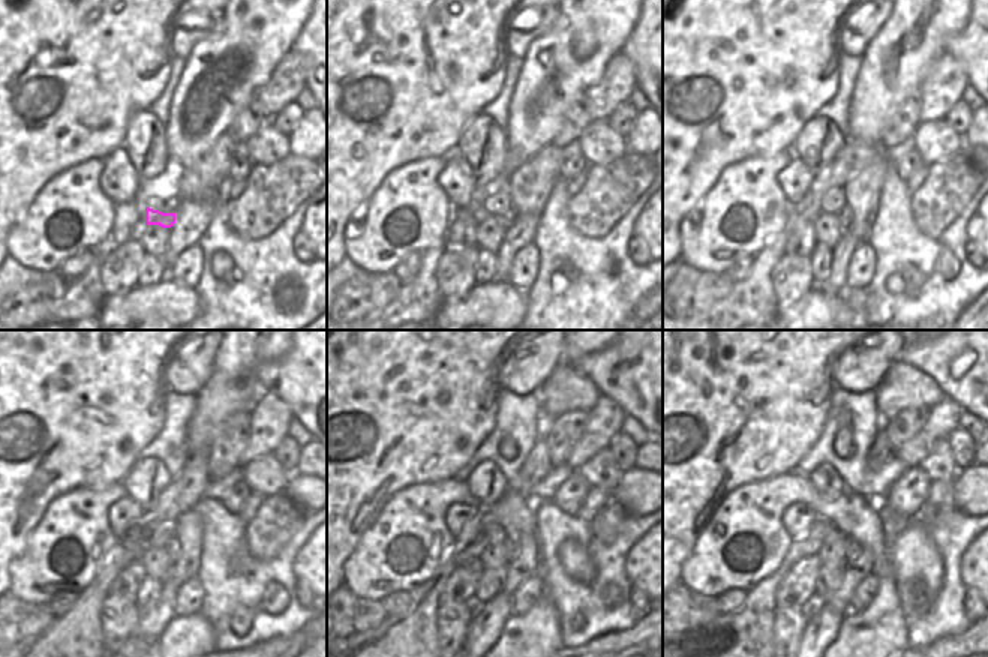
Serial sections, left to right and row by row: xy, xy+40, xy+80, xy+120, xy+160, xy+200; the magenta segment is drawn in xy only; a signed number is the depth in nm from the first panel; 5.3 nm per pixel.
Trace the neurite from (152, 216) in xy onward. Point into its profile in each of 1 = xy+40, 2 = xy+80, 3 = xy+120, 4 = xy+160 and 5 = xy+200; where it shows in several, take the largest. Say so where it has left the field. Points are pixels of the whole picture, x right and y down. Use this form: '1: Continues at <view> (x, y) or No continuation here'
1: Continues at xy+40 (505, 219)
2: Continues at xy+80 (844, 213)
3: Continues at xy+120 (173, 546)
4: Continues at xy+160 (511, 545)
5: Continues at xy+200 (852, 549)

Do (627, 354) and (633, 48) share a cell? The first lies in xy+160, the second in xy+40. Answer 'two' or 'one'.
one

